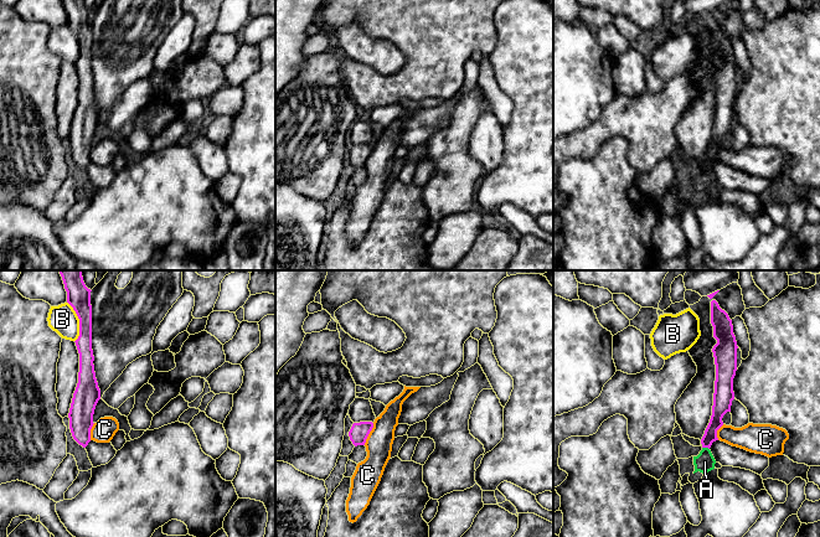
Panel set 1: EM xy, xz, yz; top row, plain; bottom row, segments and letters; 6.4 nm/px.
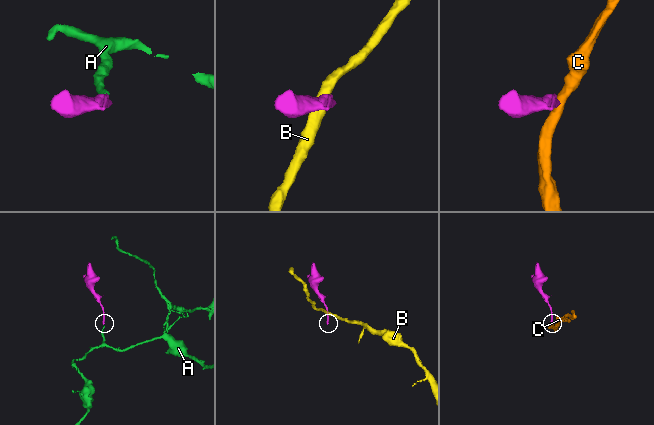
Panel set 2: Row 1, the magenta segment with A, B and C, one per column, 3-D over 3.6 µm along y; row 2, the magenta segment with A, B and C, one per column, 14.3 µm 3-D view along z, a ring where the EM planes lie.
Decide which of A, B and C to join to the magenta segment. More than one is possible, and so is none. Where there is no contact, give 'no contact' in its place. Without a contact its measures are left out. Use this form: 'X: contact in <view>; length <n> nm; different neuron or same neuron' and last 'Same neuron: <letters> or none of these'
A: contact in yz; length 50 nm; same neuron
B: contact in xy; length 260 nm; different neuron
C: contact in xz; length 160 nm; different neuron
Same neuron: A

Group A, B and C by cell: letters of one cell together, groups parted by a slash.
A / B / C

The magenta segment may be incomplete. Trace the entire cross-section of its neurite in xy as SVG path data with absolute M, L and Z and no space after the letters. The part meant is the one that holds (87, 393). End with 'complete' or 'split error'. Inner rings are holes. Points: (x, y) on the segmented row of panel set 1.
M82 270L58 272L67 291L67 303L79 319L79 336L74 341L79 353L78 383L73 393L68 418L73 439L86 448L91 442L94 409L100 399L92 350L92 290L86 286Z; complete

